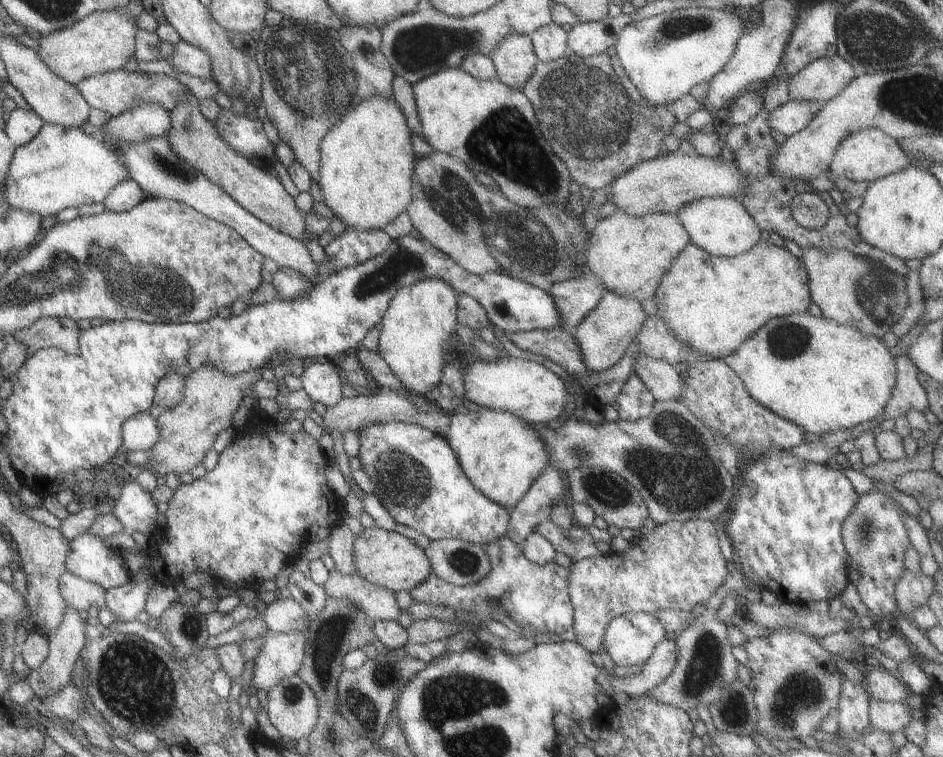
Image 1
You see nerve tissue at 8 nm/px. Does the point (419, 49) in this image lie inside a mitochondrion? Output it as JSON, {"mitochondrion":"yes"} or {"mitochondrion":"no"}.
{"mitochondrion":"yes"}

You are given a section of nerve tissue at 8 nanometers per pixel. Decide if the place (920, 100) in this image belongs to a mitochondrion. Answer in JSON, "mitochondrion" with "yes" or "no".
{"mitochondrion":"yes"}

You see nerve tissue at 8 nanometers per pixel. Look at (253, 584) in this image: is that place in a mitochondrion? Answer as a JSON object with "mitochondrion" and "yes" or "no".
{"mitochondrion":"no"}

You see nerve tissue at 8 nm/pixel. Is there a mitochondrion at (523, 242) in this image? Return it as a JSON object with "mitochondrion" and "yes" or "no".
{"mitochondrion":"yes"}

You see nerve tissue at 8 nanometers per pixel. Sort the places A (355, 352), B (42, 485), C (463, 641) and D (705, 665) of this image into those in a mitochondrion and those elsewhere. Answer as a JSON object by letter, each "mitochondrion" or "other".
{"A":"other","B":"other","C":"other","D":"mitochondrion"}

